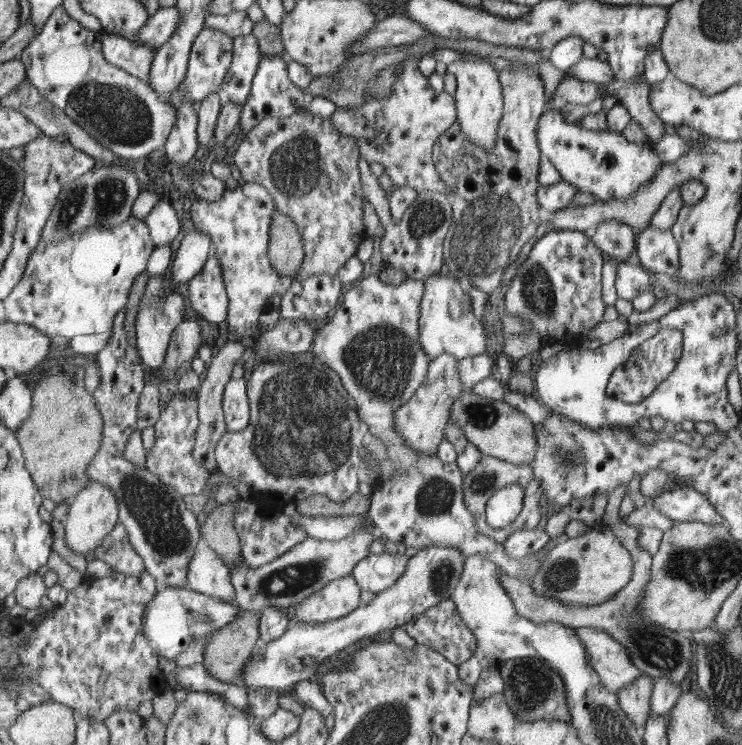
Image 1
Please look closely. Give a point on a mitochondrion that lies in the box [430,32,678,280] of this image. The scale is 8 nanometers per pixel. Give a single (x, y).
(609, 161)

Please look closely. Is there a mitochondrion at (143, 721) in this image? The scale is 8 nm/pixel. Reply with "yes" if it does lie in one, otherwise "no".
no

